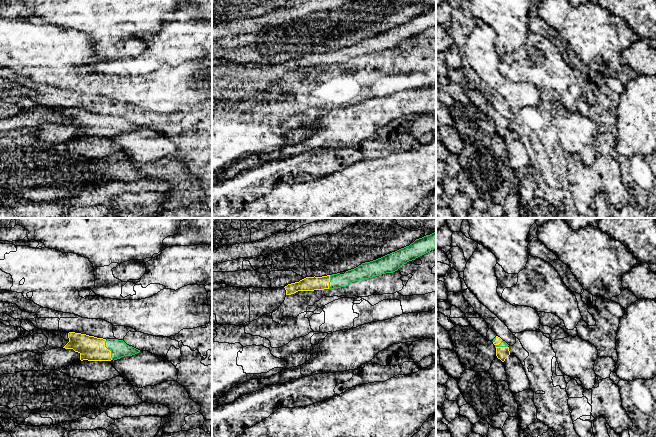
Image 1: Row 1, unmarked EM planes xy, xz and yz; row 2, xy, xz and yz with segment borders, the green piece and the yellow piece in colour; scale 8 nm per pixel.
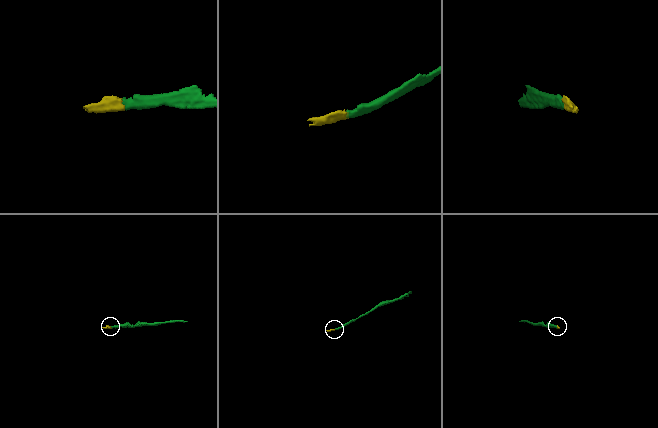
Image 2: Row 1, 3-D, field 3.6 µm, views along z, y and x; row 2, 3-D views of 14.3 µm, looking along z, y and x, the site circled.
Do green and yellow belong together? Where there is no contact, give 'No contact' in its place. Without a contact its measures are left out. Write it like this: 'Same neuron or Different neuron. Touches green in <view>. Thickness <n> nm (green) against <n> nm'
Same neuron. Touches green in xy. Thickness 140 nm (green) against 200 nm

